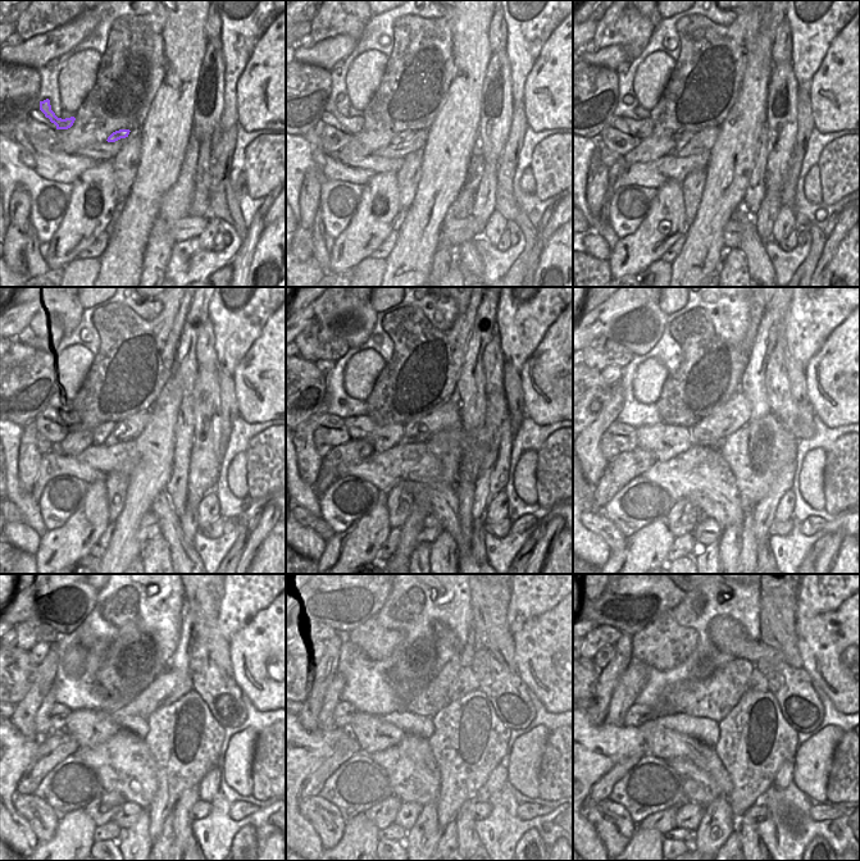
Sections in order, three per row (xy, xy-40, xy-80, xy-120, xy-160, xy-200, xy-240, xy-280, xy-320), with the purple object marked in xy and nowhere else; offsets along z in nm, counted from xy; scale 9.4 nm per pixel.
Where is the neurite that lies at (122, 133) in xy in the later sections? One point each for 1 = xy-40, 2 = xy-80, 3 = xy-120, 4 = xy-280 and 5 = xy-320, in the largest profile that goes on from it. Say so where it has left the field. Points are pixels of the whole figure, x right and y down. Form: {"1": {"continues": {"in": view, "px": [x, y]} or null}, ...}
{"1": {"continues": {"in": "xy-40", "px": [405, 135]}}, "2": {"continues": {"in": "xy-80", "px": [682, 141]}}, "3": {"continues": {"in": "xy-120", "px": [99, 436]}}, "4": {"continues": {"in": "xy-280", "px": [374, 734]}}, "5": {"continues": {"in": "xy-320", "px": [661, 742]}}}

